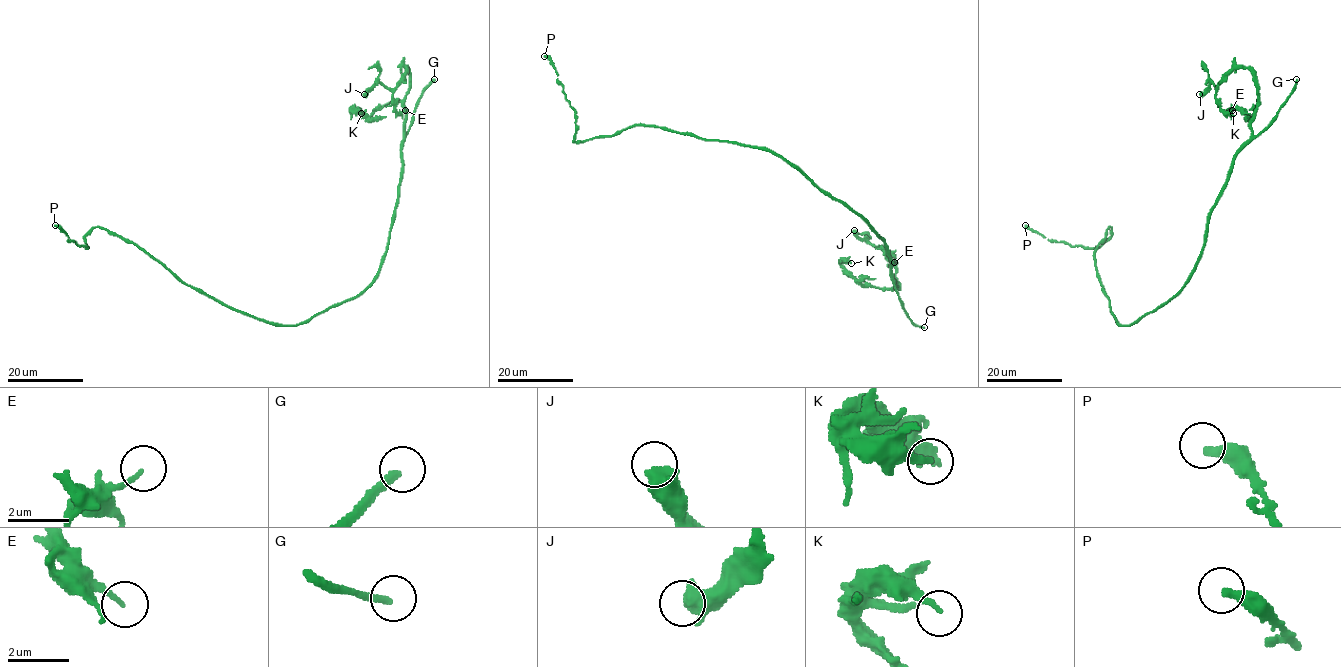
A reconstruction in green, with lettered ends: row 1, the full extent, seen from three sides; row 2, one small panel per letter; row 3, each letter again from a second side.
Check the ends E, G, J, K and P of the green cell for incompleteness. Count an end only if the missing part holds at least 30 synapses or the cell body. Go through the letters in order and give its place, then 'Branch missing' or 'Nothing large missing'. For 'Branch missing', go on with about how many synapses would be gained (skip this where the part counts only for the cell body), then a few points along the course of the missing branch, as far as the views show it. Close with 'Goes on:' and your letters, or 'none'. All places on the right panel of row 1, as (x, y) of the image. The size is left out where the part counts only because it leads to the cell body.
E: Place: (1232, 110). Nothing large missing
G: Place: (1296, 79). Branch missing. Roughly 200 synapses. Course of what is missing: (1296, 79), (1292, 45), (1284, 37), (1233, 6), (1207, 0), (1194, 8), (1195, 24), (1205, 41), (1191, 74)
J: Place: (1199, 94). Nothing large missing
K: Place: (1233, 113). Nothing large missing
P: Place: (1025, 225). Nothing large missing
Goes on: G

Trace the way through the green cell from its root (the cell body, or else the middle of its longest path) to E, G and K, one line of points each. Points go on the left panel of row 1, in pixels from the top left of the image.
E: (324, 311), (356, 297), (386, 251), (402, 169), (406, 68), (393, 93), (394, 110), (405, 110)
G: (324, 311), (356, 297), (377, 273), (389, 243), (397, 202), (402, 169), (401, 144), (416, 102), (434, 79)
K: (324, 311), (373, 281), (397, 202), (406, 110), (401, 102), (369, 116), (352, 109), (361, 113)

